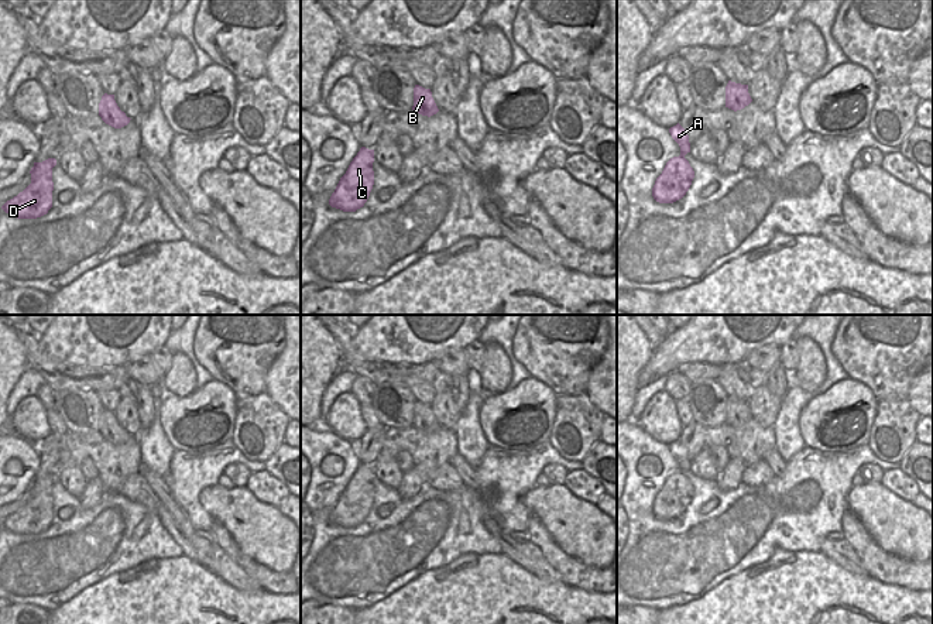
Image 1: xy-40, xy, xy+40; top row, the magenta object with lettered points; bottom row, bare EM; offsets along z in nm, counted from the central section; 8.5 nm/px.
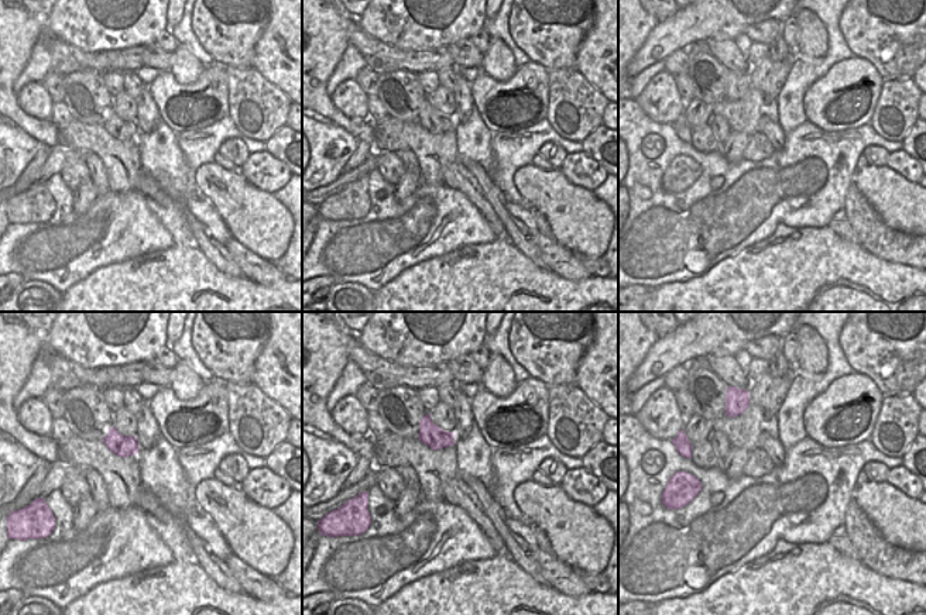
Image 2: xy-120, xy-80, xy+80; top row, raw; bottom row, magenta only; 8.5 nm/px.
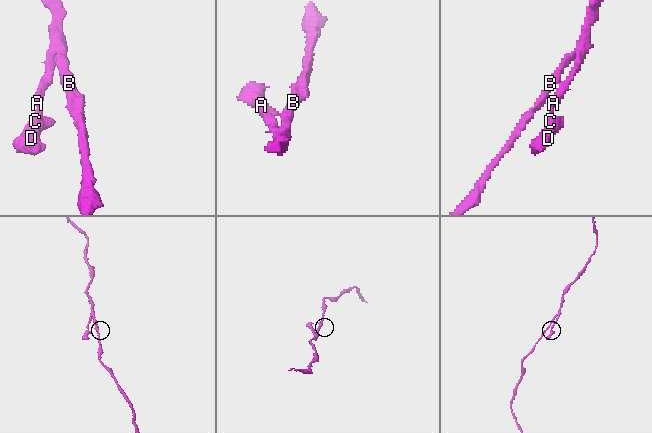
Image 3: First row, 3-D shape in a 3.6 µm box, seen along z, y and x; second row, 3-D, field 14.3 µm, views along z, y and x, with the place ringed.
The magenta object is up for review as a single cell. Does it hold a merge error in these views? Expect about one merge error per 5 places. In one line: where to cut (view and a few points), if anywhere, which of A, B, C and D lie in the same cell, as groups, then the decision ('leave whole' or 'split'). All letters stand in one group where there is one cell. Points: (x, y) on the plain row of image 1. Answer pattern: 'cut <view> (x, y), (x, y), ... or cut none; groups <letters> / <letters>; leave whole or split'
cut none; groups A B C D; leave whole

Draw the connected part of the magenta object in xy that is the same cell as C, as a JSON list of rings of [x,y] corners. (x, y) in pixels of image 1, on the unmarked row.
[[[361,463],[329,515],[332,524],[356,528],[367,518],[374,501],[374,466]]]

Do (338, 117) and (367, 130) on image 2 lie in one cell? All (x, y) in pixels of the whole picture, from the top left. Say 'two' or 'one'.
one

